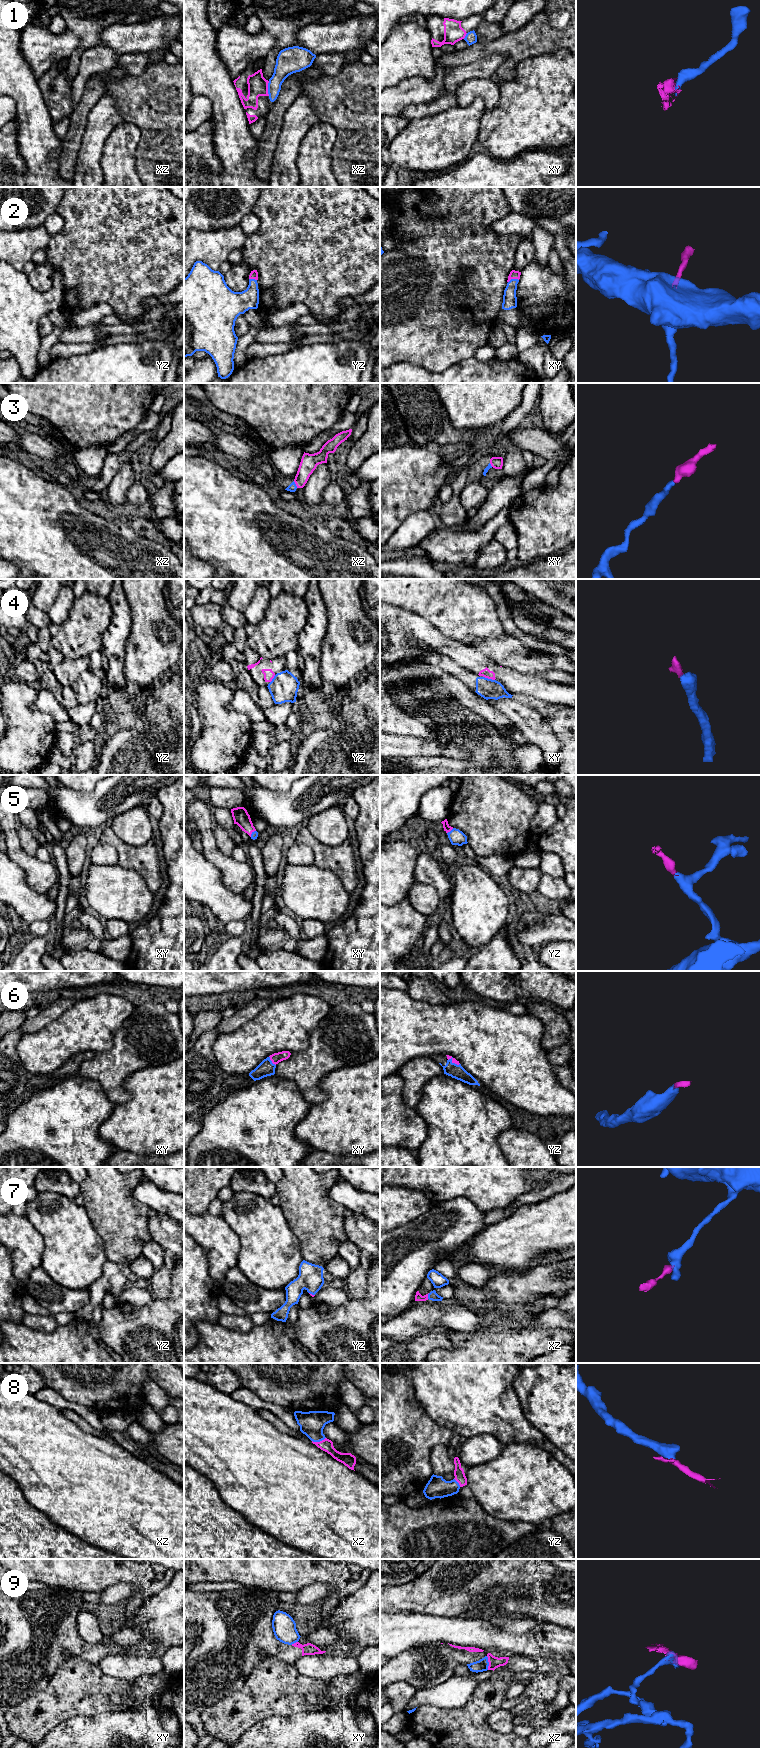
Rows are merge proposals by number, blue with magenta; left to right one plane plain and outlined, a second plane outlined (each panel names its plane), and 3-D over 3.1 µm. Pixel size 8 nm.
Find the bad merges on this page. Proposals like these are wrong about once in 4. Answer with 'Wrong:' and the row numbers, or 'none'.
Wrong: 1, 4, 9

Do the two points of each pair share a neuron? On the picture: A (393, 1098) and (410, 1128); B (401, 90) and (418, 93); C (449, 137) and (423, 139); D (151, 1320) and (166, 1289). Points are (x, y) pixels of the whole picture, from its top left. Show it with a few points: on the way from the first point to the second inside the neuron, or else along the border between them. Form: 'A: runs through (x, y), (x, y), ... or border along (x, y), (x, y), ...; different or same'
A: runs through (393, 1106), (393, 1112), (402, 1121); same
B: runs through (405, 92), (414, 92); same
C: runs through (443, 137), (429, 139); same
D: border along (172, 1278), (172, 1293), (167, 1298), (158, 1299); different

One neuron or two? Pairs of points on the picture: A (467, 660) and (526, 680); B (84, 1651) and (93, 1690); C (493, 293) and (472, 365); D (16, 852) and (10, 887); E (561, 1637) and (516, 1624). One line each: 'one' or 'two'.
A: one
B: two
C: two
D: two
E: two

